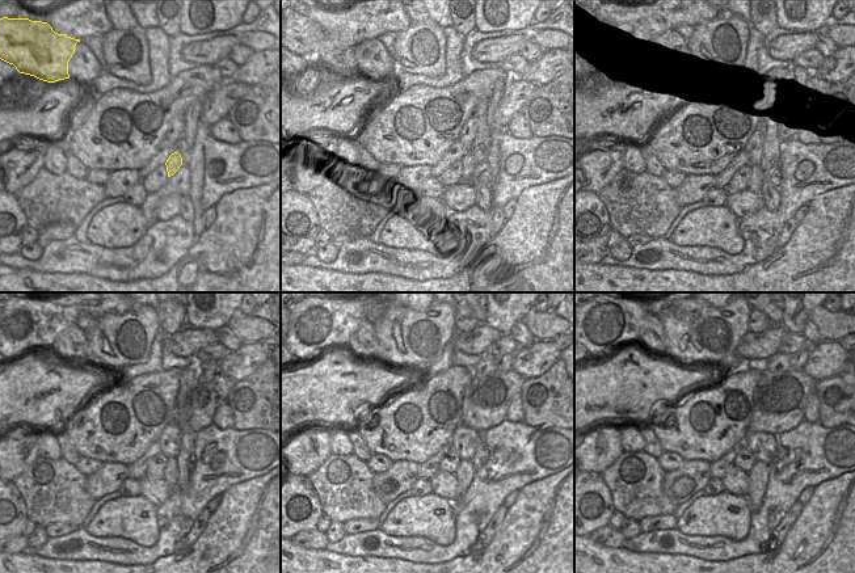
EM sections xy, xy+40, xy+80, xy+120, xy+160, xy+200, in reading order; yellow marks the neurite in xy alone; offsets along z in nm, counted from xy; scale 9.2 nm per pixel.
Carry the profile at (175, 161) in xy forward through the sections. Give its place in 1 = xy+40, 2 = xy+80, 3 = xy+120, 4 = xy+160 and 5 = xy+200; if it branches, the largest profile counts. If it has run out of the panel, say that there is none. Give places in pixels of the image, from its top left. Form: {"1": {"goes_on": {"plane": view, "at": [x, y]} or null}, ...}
{"1": {"goes_on": {"plane": "xy+40", "at": [467, 161]}}, "2": {"goes_on": {"plane": "xy+80", "at": [757, 176]}}, "3": {"goes_on": {"plane": "xy+120", "at": [171, 474]}}, "4": {"goes_on": {"plane": "xy+160", "at": [464, 474]}}, "5": {"goes_on": {"plane": "xy+200", "at": [758, 474]}}}

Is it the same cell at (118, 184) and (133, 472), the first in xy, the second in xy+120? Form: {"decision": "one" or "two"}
{"decision": "two"}

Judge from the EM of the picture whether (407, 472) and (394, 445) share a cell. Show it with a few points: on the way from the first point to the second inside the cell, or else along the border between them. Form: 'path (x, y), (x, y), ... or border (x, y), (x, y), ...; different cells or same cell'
border (394, 460), (412, 460), (420, 464); different cells

